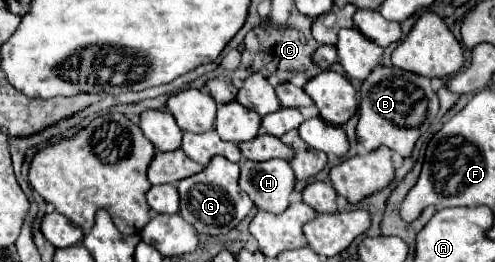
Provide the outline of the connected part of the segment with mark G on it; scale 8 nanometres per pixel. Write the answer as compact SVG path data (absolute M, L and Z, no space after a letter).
M223 156L211 158L207 168L199 174L183 178L177 182L179 190L179 216L191 224L199 234L227 234L235 228L253 208L251 198L239 190L239 164L231 162Z

